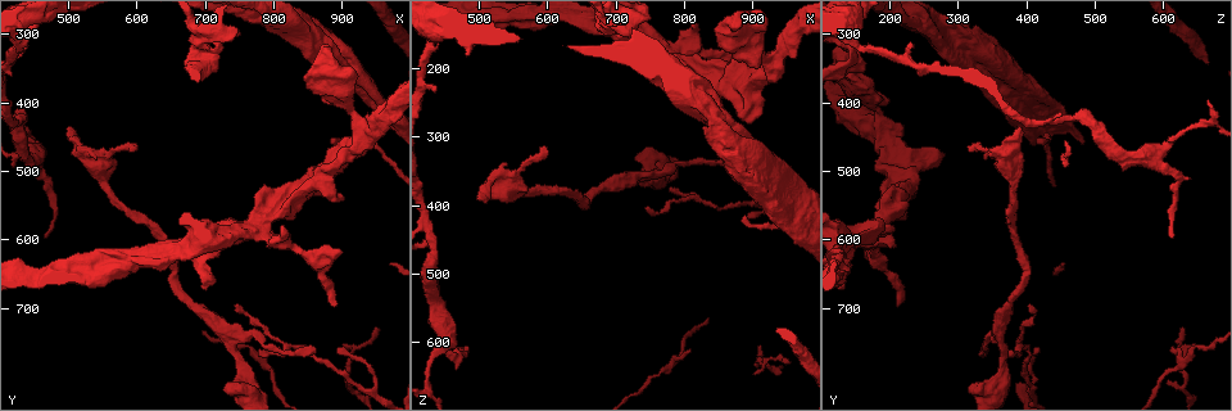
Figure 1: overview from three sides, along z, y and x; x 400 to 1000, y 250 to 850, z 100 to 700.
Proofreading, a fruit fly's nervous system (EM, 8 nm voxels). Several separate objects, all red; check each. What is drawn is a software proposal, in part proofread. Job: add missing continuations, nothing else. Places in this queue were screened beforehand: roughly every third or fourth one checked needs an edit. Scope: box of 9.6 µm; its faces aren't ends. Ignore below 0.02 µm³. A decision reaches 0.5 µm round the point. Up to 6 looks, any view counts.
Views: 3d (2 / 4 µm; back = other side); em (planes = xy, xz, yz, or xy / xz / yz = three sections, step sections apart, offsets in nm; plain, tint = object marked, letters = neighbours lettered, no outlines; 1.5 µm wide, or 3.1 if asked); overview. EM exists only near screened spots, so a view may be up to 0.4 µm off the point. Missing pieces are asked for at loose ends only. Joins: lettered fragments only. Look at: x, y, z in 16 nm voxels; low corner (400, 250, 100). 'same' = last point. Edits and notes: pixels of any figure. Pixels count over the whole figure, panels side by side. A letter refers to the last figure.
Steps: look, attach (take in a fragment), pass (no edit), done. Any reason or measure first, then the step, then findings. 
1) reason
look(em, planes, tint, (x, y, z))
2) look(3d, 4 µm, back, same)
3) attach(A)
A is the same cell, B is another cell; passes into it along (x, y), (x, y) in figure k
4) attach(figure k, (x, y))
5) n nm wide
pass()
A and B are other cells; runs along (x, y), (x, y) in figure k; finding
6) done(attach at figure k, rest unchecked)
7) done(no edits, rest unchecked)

free end
look(3d, 4 µm, back, (890, 700, 210))

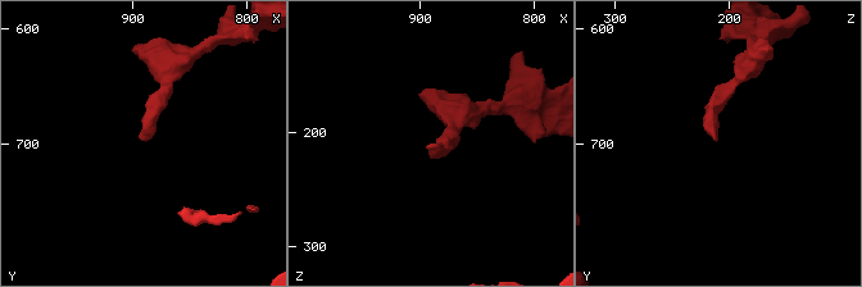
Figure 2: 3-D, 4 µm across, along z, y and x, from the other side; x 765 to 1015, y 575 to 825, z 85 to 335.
look(em, planes, plain, (890, 700, 214))

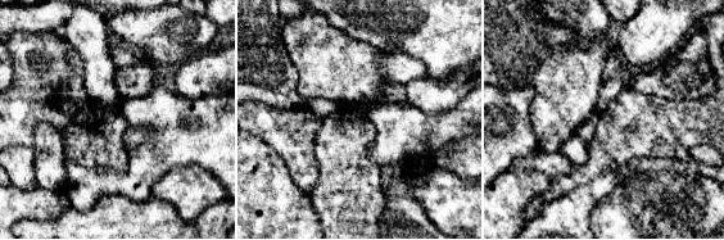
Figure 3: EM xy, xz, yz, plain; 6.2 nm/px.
look(em, planes, letters, same)

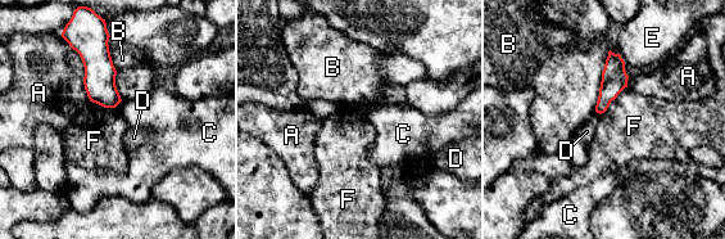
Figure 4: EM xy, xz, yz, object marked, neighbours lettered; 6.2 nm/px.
B touches over 400 nm
pass()
A, B, C, D, E and F are other cells; border along (122, 100), (114, 107), (90, 102) in figure 4; no lettered fragment goes on from it

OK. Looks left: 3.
thick end
look(em, xy, step 8, tint, (845, 305, 320))

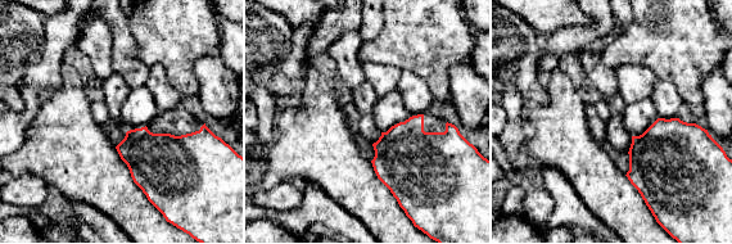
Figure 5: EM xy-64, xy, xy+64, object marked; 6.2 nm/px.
another direction
look(em, planes, letters, same)

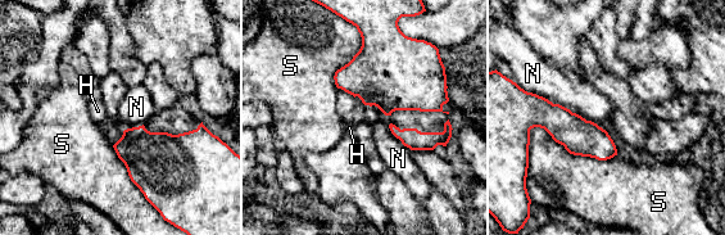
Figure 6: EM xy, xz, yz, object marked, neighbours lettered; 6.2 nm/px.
S touches over 600 nm
pass()
H, N and S are other cells; border along (529, 130), (574, 154), (616, 156) in figure 6; no lettered fragment goes on from it

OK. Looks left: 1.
done(no edits, rest unchecked)

